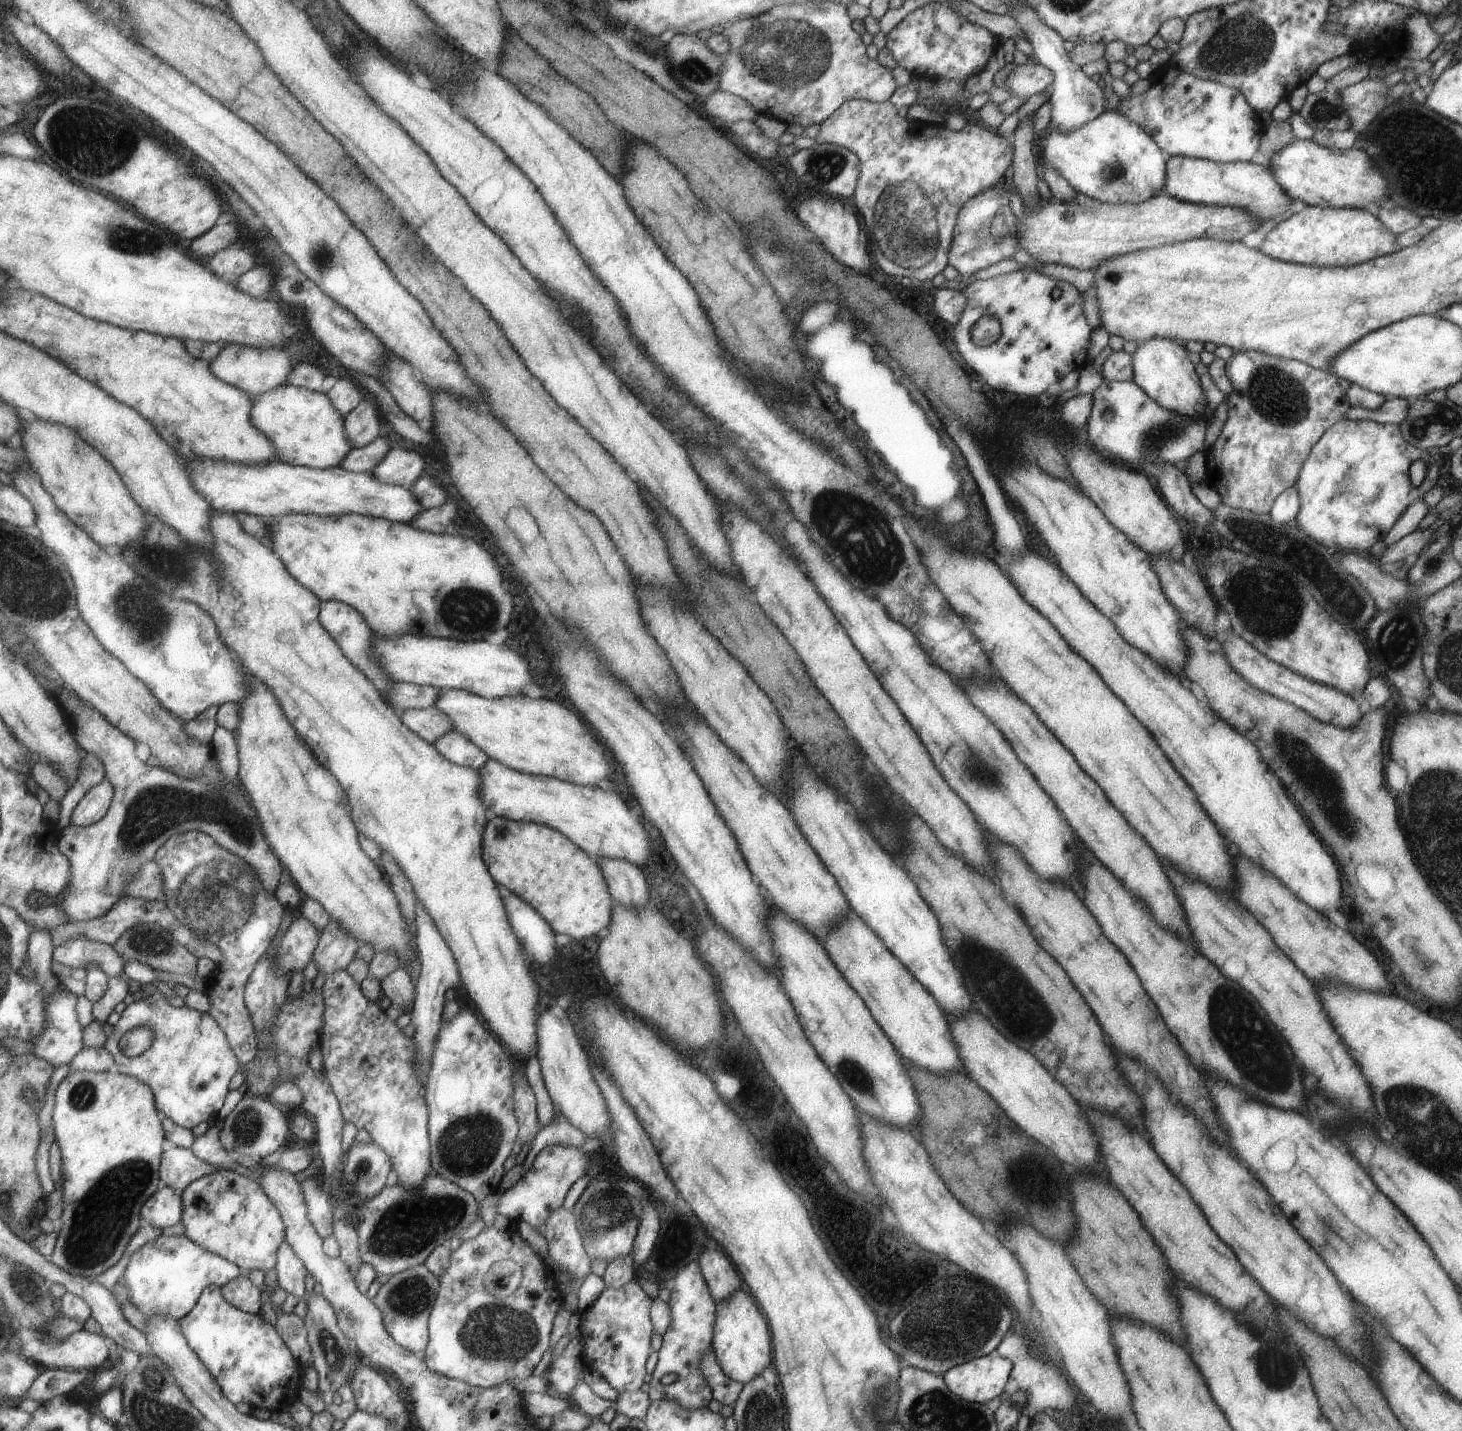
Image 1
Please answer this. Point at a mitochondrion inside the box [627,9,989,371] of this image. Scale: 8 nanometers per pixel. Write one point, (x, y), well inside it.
(789, 59)

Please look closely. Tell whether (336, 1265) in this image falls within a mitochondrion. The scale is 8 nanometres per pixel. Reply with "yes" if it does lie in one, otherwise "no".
no

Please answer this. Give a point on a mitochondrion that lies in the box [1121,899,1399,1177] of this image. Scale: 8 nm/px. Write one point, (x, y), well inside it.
(1248, 1043)

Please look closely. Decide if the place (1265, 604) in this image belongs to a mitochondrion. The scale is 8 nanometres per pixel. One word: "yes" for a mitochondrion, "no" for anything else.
yes

